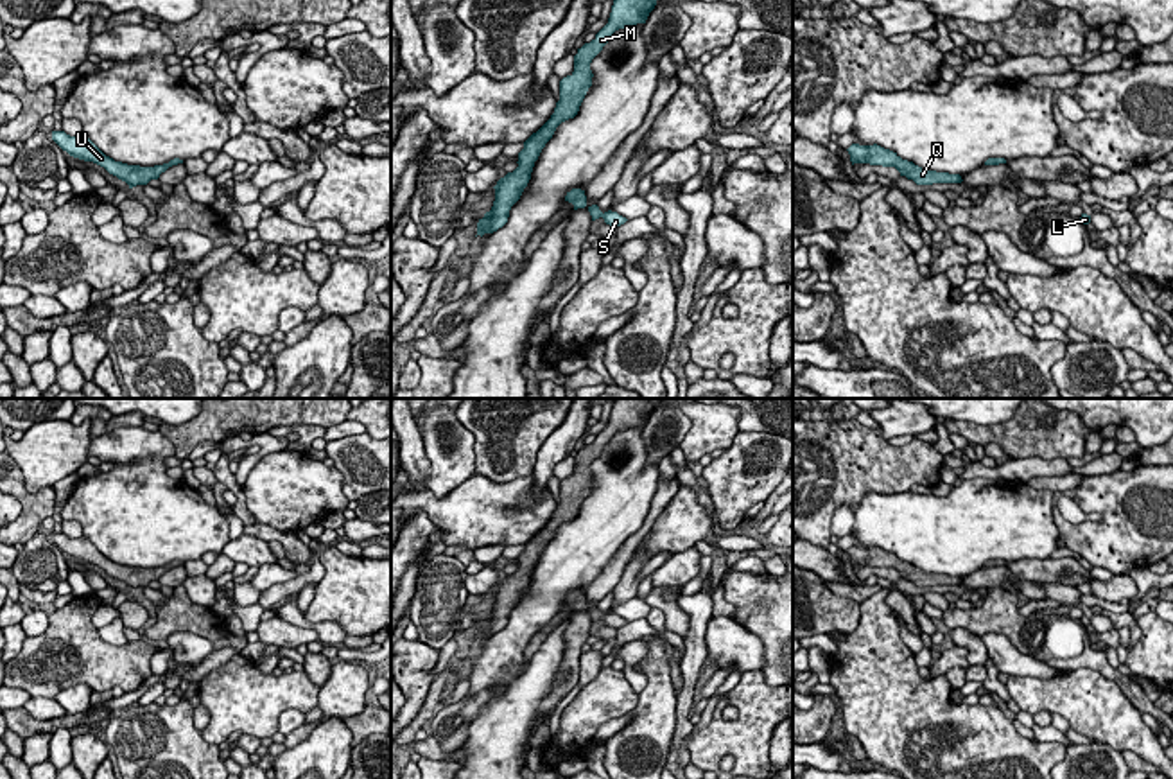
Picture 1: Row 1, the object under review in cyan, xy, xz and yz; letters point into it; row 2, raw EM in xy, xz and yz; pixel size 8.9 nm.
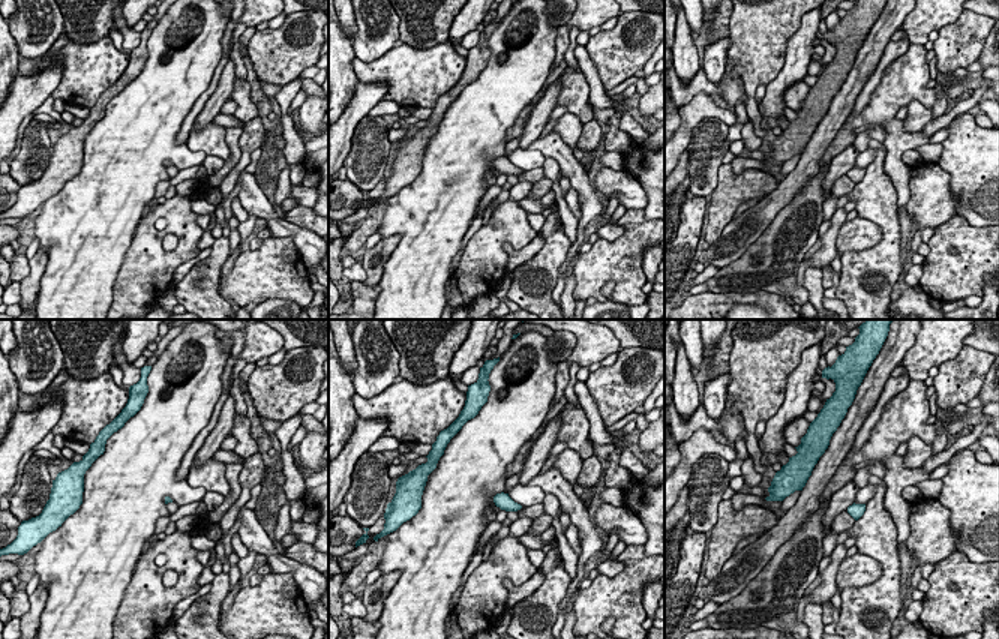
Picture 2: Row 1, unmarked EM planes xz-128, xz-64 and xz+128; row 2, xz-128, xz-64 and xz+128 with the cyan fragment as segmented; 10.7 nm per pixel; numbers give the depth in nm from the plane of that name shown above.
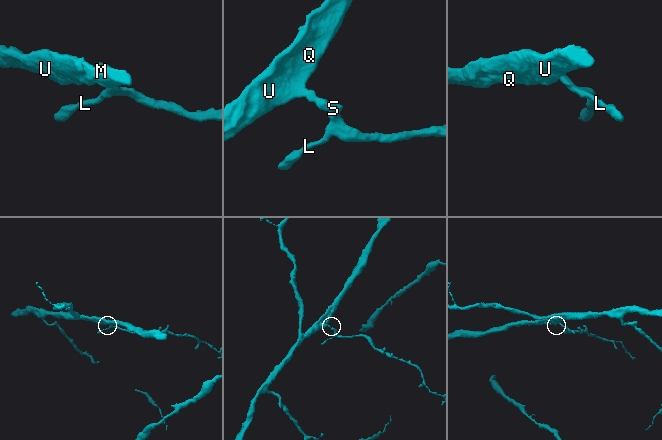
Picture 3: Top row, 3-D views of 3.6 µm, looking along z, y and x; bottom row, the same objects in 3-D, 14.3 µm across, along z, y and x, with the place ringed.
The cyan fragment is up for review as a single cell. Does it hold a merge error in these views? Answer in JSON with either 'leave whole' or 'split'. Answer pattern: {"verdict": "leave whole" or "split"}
{"verdict": "leave whole"}

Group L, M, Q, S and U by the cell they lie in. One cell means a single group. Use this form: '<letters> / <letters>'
L M Q S U

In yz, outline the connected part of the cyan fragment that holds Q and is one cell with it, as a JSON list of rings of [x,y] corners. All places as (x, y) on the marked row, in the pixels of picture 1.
[[[852,144],[848,149],[850,162],[854,163],[870,163],[882,167],[895,167],[900,176],[913,179],[917,185],[933,185],[933,183],[961,183],[960,174],[925,171],[913,162],[902,160],[897,153],[884,149],[877,144],[859,145]]]

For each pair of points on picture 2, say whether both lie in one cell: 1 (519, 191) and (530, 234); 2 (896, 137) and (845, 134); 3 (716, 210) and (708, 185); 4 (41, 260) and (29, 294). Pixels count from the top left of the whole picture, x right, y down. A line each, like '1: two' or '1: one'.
1: two
2: one
3: two
4: one

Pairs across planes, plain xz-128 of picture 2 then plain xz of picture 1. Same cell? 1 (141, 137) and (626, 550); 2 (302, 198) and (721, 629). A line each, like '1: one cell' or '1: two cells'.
1: two cells
2: one cell

